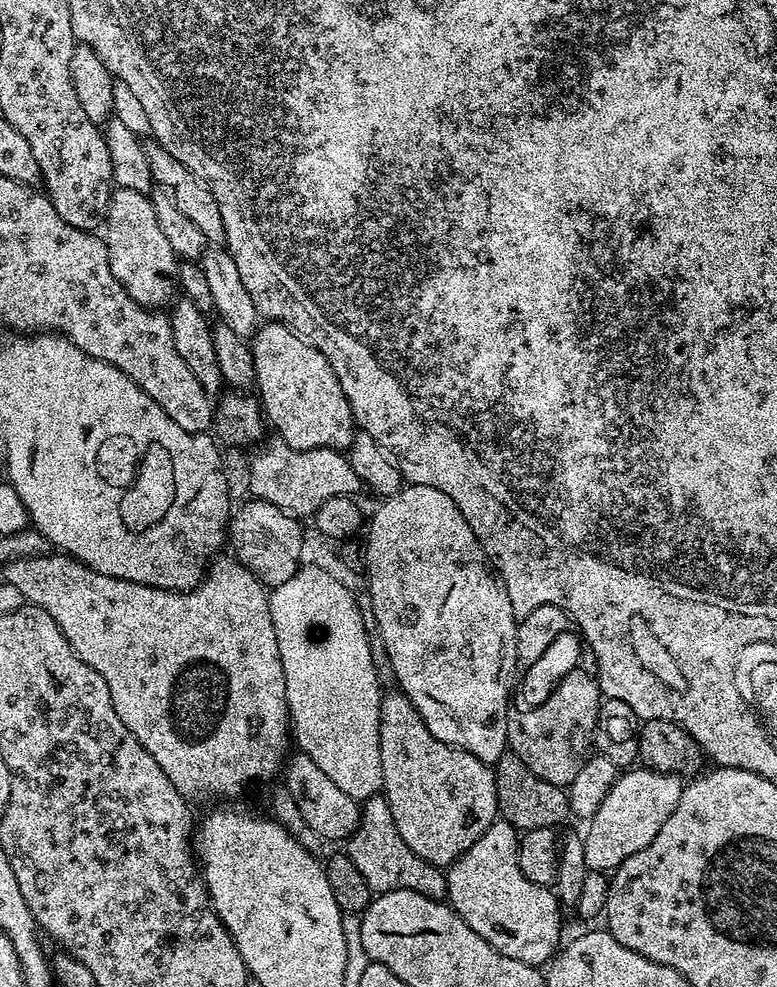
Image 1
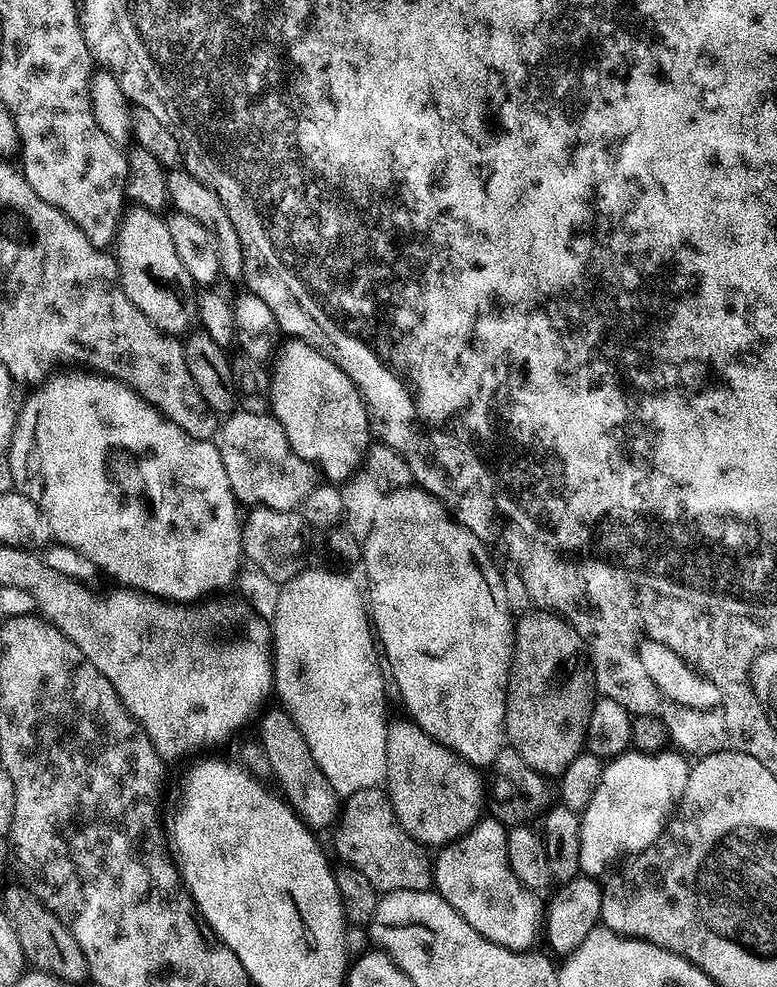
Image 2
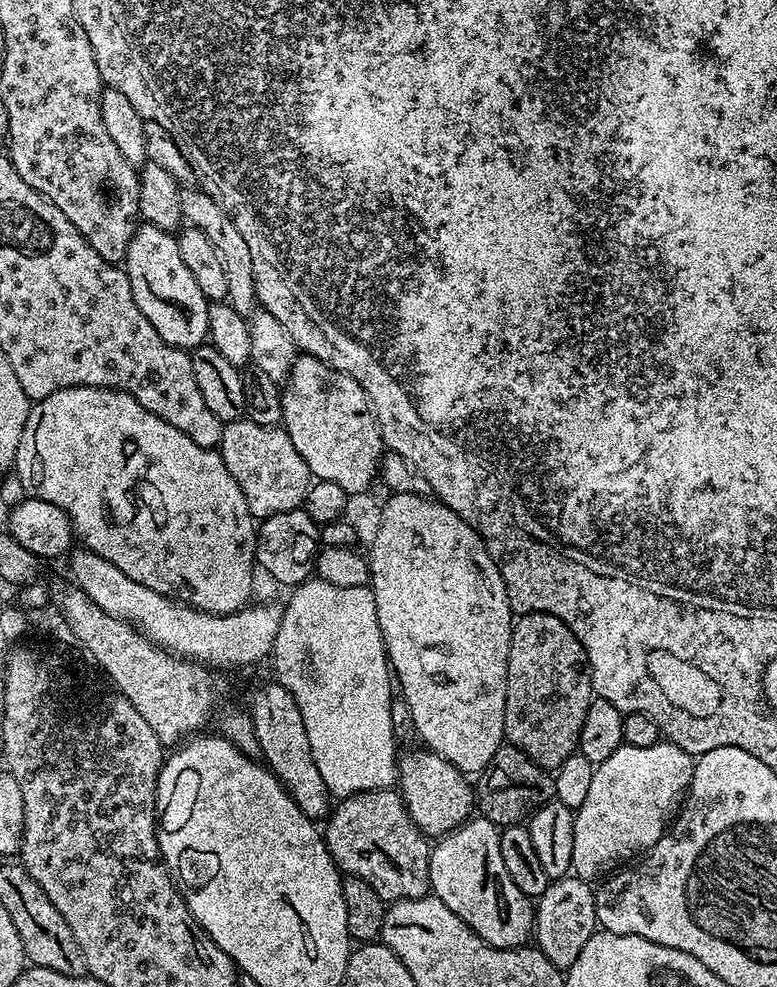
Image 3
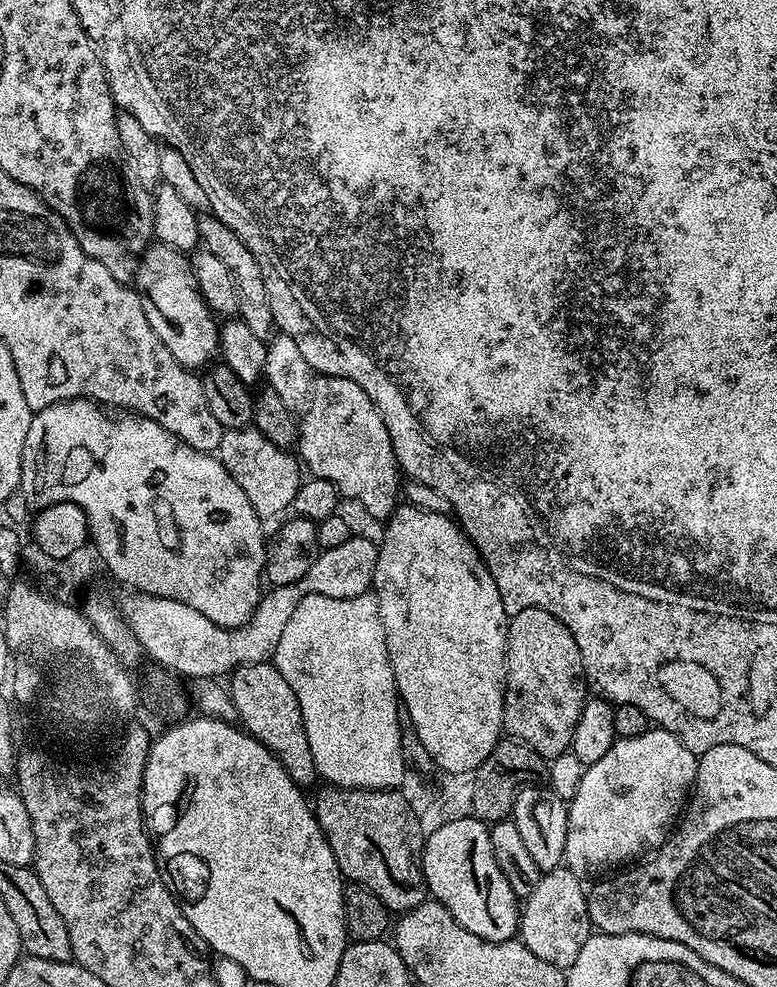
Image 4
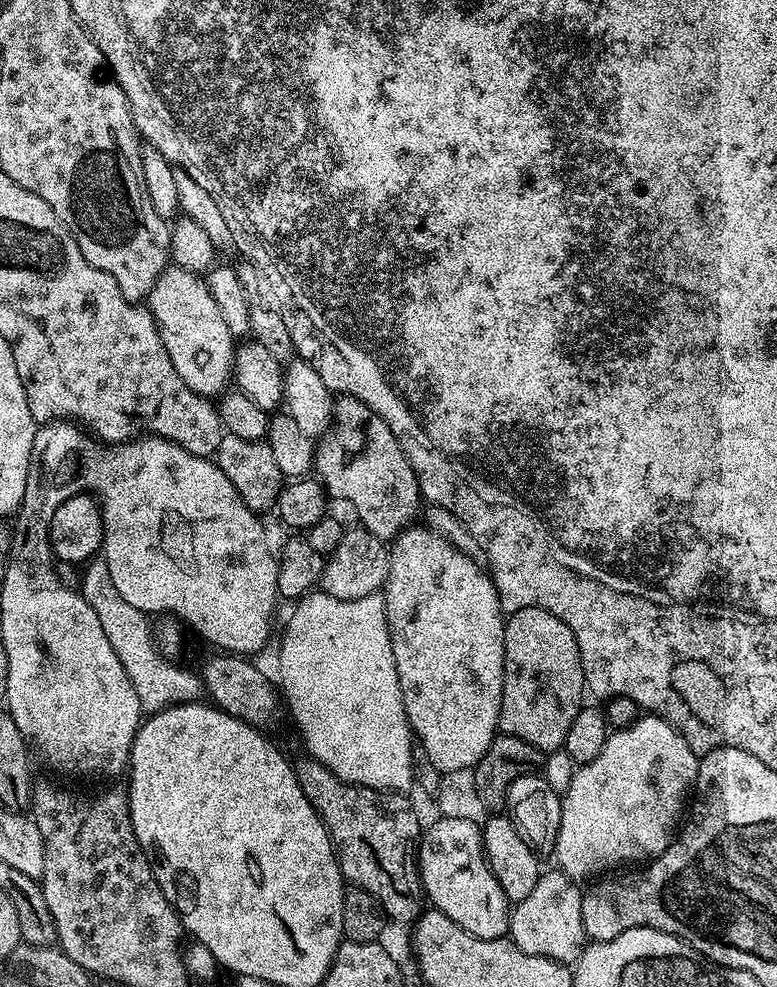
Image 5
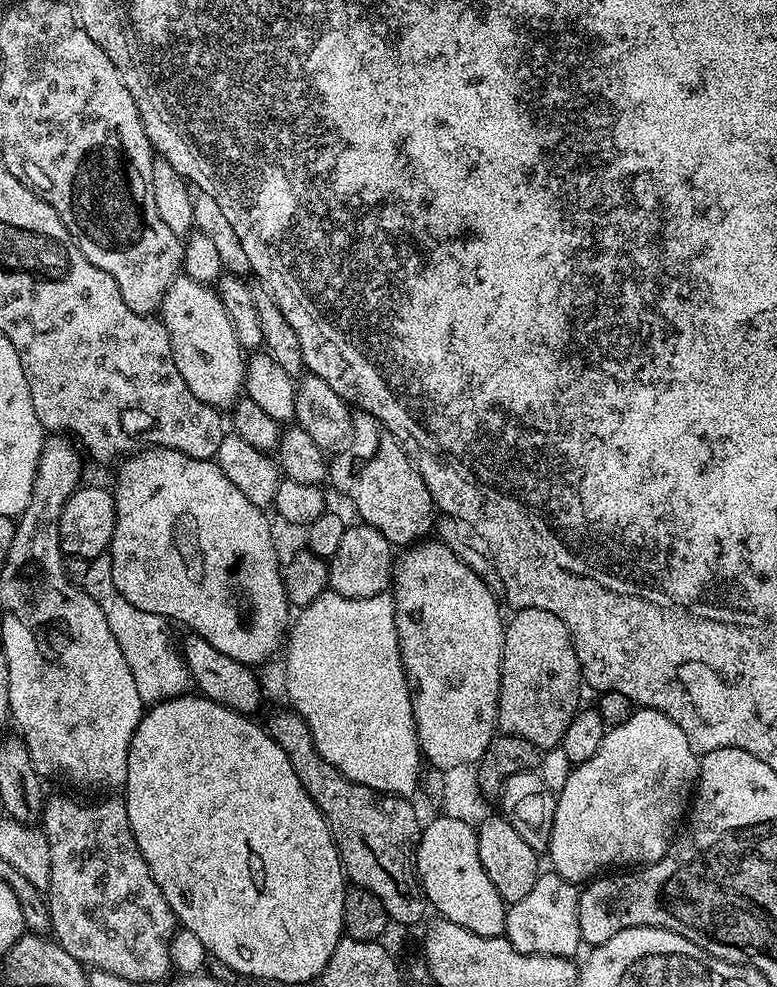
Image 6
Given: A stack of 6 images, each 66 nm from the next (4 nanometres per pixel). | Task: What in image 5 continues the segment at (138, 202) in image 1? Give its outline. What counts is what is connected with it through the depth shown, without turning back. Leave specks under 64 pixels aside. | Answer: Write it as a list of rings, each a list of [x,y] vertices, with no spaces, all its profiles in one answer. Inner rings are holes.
[[[165,267],[148,291],[146,307],[152,313],[166,354],[170,354],[170,362],[174,362],[174,370],[178,370],[178,378],[200,396],[212,398],[223,393],[232,376],[234,337],[226,330],[207,283],[190,270]]]

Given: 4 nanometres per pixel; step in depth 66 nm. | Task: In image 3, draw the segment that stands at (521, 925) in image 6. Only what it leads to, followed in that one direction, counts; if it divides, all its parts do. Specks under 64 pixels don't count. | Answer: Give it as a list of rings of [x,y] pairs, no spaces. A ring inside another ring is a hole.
[[[575,874],[553,879],[534,904],[534,944],[555,968],[567,970],[576,956],[598,931],[596,894],[589,881]]]

